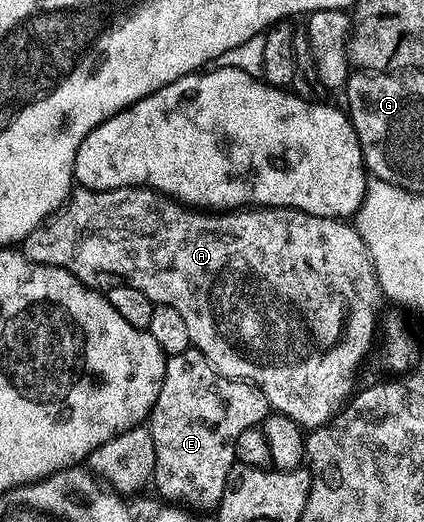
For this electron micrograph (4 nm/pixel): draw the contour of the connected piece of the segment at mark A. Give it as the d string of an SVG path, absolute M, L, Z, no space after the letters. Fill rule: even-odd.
M122 186L116 190L84 190L76 189L59 209L48 218L21 243L21 253L30 262L65 268L73 276L88 284L94 283L98 274L112 274L112 279L122 280L126 285L145 292L149 300L160 306L177 308L181 312L185 324L189 328L189 336L193 339L194 349L200 350L209 360L209 364L226 378L242 378L244 382L253 382L267 398L267 405L272 411L289 416L304 428L326 426L337 411L352 397L355 386L355 369L363 362L363 357L371 350L371 341L377 338L377 322L375 313L381 303L379 281L371 263L369 252L355 231L354 225L337 218L322 218L306 214L300 210L272 206L270 208L240 208L230 212L204 212L199 208L188 208L174 198L169 198L157 190L145 186Z

